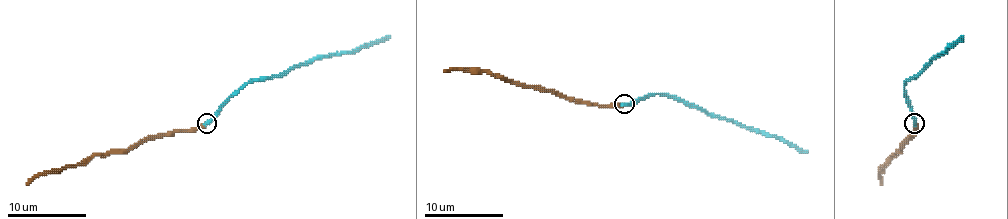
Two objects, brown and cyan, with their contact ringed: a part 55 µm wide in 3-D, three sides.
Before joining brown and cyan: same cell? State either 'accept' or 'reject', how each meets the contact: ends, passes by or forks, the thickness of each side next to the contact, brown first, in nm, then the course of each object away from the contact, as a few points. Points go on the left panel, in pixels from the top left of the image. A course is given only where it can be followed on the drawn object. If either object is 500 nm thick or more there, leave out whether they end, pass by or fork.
accept; brown ends there; cyan ends there; 440 nm thick on the brown side, 360 nm on the other; brown runs (207, 124), (144, 137), (127, 149), (95, 153), (75, 165), (38, 173), (26, 185); cyan runs (207, 124), (221, 106), (246, 84), (276, 77), (291, 67), (329, 53), (346, 53), (390, 35)

